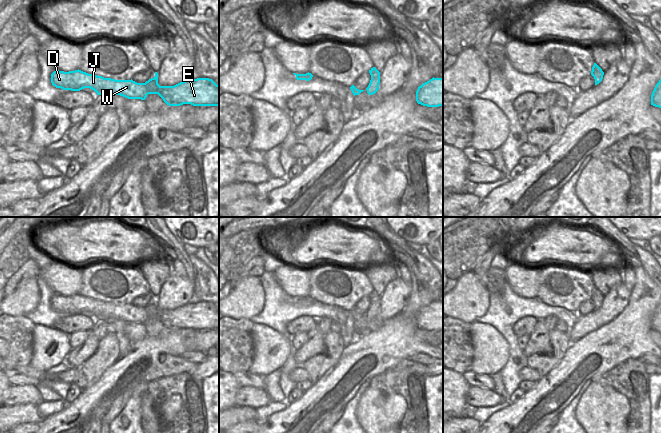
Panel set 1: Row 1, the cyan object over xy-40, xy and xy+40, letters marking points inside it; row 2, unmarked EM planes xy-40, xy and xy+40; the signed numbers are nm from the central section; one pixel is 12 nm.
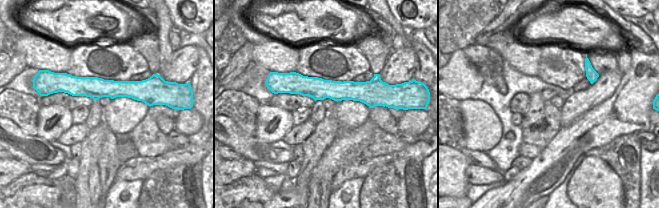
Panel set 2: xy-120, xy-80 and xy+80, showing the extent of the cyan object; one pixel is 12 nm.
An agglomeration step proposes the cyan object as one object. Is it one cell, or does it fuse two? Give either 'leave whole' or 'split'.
leave whole

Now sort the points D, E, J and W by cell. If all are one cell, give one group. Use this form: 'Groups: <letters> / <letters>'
Groups: D E J W

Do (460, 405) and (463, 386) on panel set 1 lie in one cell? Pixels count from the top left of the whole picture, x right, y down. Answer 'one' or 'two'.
one

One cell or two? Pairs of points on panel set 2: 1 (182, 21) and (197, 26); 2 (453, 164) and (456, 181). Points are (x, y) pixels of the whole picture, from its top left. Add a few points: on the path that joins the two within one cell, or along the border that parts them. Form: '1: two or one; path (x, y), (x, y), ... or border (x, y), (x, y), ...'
1: one; path (186, 23), (193, 23)
2: one; path (453, 168), (453, 177)

